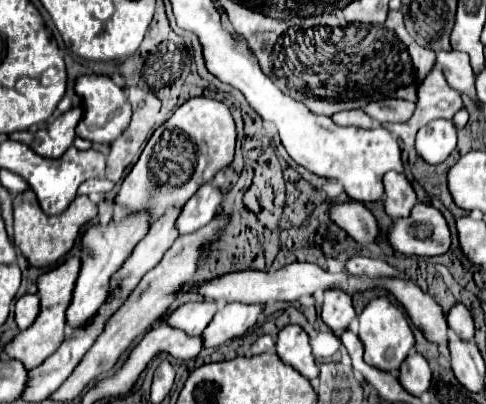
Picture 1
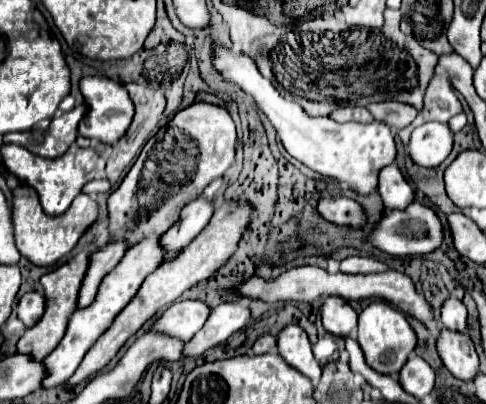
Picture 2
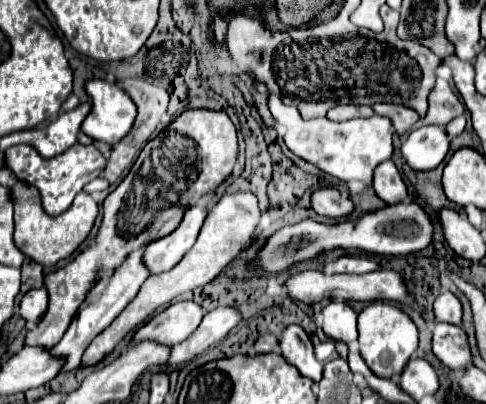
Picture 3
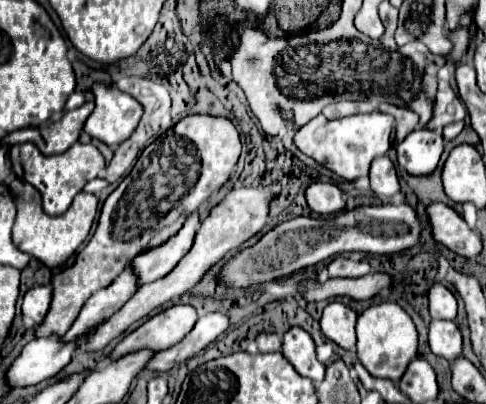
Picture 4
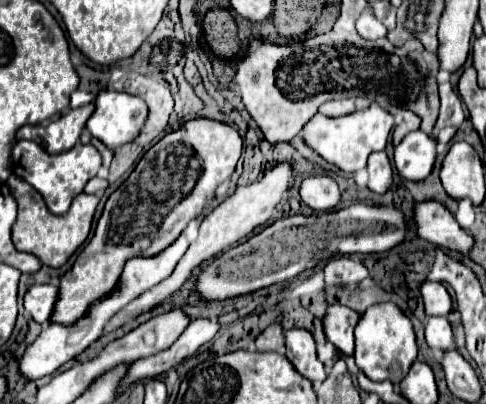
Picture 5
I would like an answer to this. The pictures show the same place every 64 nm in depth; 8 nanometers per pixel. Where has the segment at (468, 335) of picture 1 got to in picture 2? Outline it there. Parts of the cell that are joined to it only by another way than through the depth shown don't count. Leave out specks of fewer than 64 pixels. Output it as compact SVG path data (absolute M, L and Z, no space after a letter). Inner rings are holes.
M446 298L440 308L440 322L444 328L466 332L466 308L458 298Z

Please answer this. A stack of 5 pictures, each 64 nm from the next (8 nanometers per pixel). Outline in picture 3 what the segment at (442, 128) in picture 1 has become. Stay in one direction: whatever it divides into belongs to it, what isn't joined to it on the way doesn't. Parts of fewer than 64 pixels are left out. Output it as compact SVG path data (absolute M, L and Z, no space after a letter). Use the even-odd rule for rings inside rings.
M422 126L408 134L402 142L402 158L404 162L418 172L434 170L448 152L448 136L438 126Z

